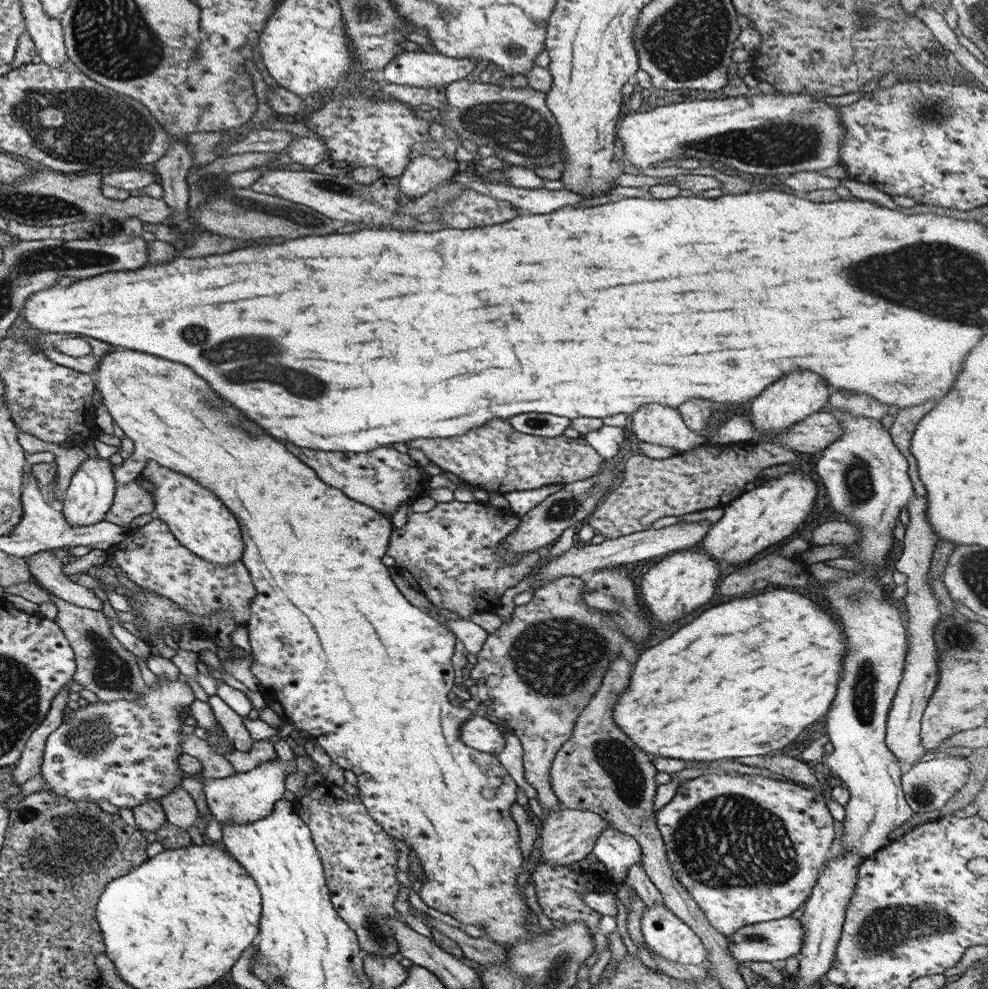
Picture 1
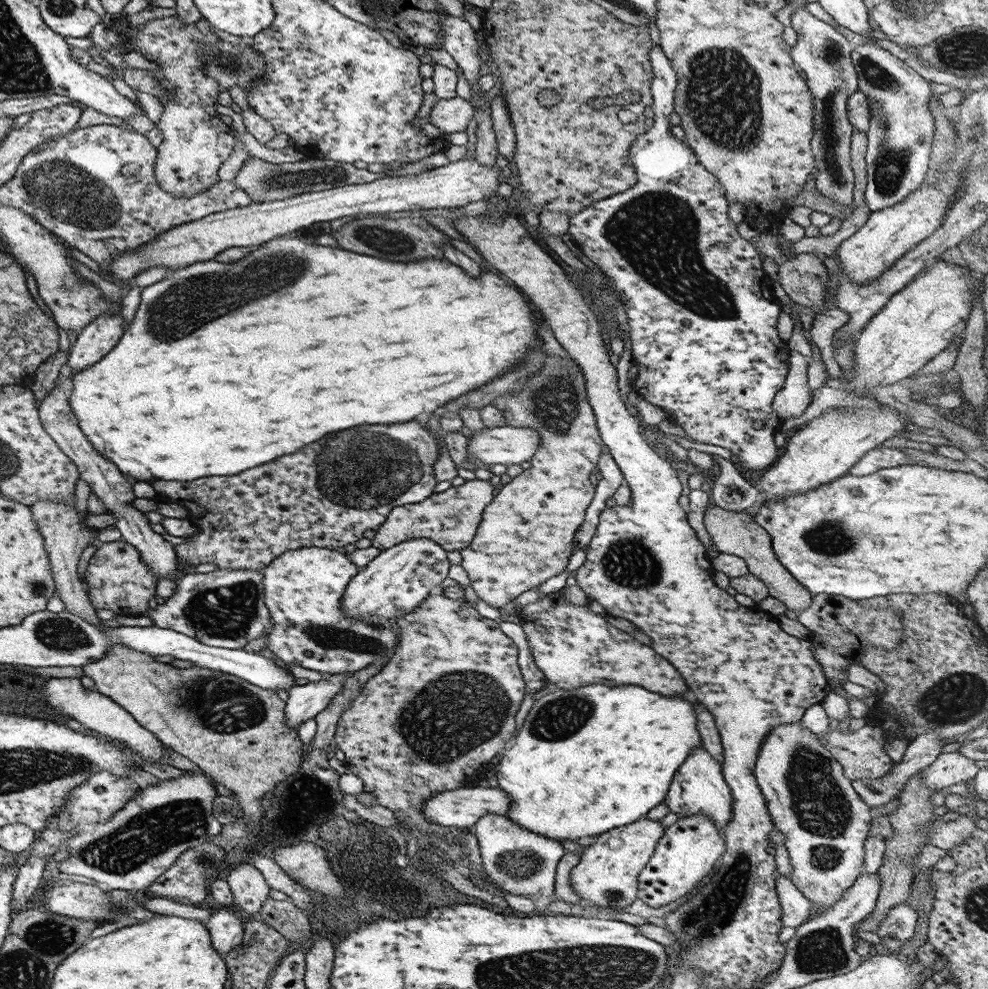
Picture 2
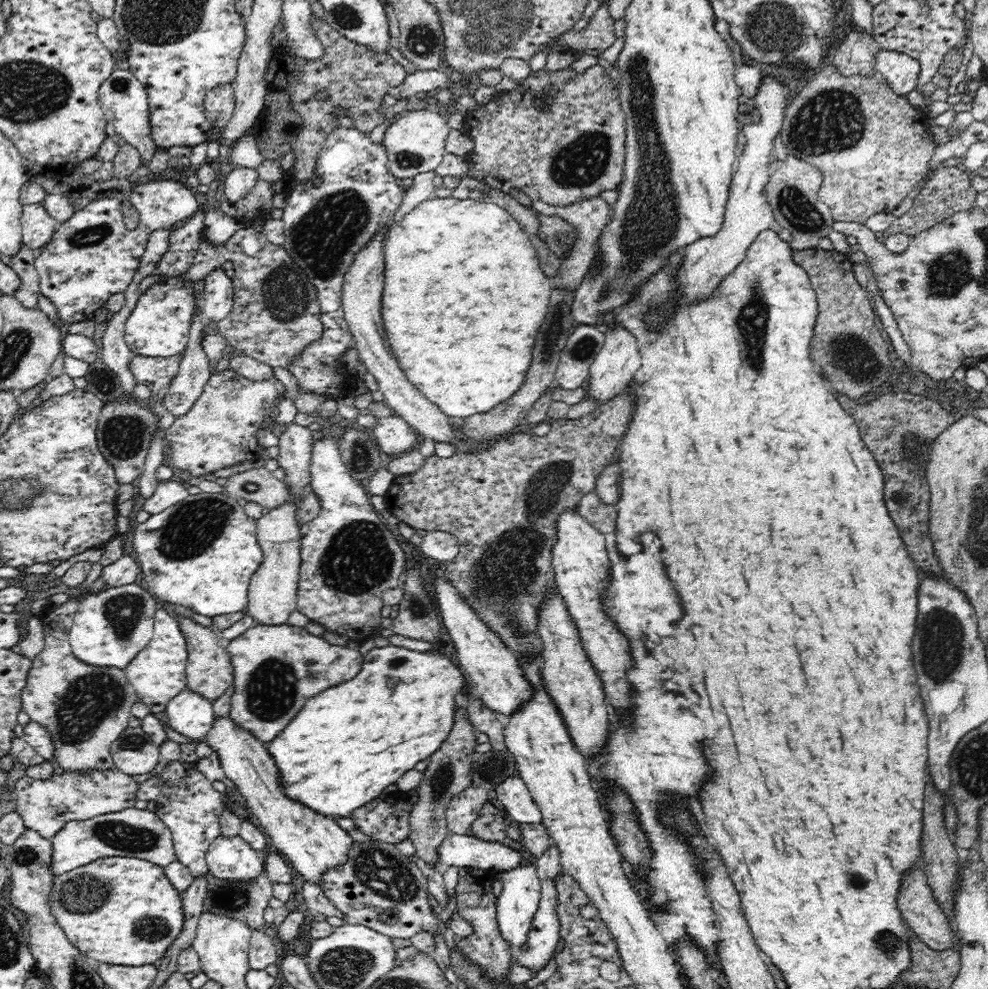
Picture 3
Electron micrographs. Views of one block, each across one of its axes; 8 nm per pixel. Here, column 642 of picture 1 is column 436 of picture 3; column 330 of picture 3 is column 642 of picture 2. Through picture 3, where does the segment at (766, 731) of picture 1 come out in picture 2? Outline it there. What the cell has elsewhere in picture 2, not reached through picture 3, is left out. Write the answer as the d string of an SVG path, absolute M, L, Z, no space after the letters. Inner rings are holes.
M601 684L581 685L579 688L567 690L555 688L539 699L533 700L532 706L523 719L522 726L515 735L513 743L508 744L500 752L503 755L497 765L495 775L497 787L505 791L510 798L509 810L505 817L521 828L556 841L577 841L583 838L591 838L591 836L597 836L600 832L639 820L662 802L668 791L668 784L673 780L673 774L677 772L681 762L696 748L700 747L701 740L699 740L699 734L695 730L695 722L697 722L697 718L695 718L695 712L693 712L693 704L689 704L685 698L673 696L669 700L665 696L657 696L657 694L647 692L647 690L643 690L639 686L633 686L633 684L607 688L607 690Z

